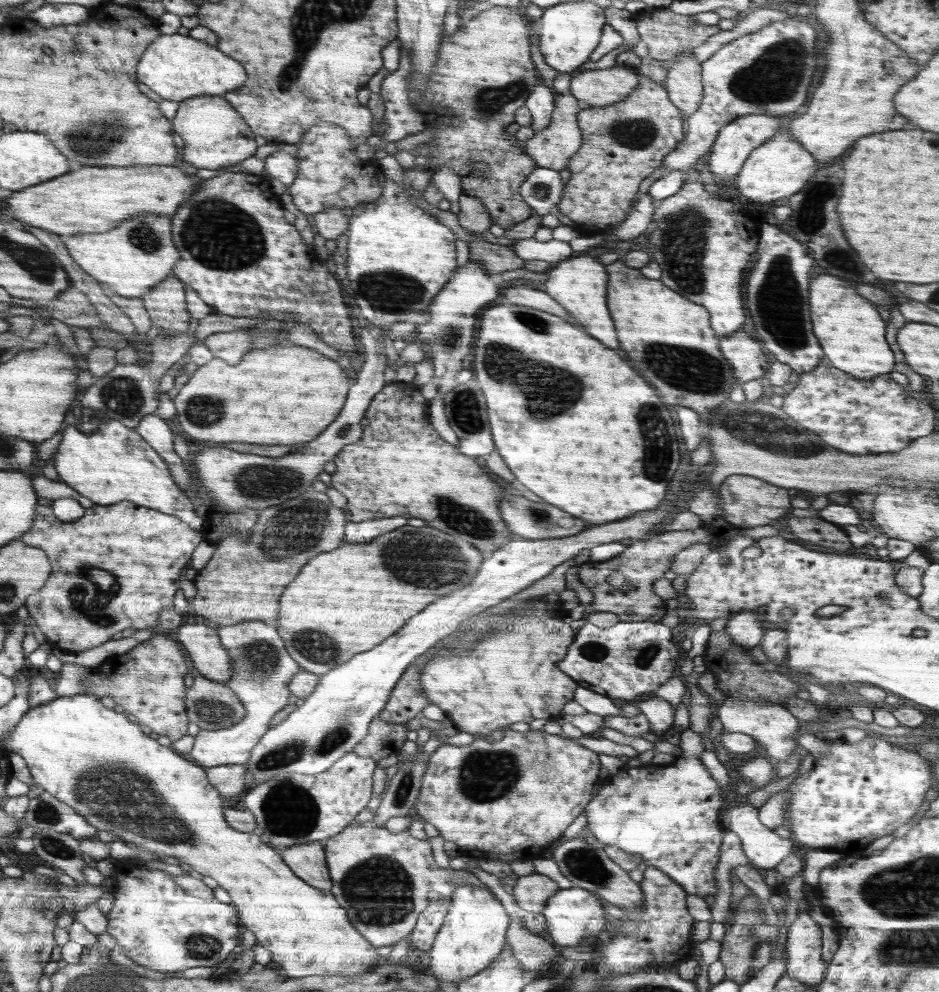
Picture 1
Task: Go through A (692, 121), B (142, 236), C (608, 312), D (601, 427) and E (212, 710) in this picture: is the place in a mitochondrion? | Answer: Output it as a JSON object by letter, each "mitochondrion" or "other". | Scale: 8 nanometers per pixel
{"A":"other","B":"mitochondrion","C":"other","D":"other","E":"mitochondrion"}

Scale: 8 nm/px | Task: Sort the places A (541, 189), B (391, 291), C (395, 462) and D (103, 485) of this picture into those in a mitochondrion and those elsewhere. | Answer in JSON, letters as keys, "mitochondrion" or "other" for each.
{"A":"other","B":"mitochondrion","C":"other","D":"other"}

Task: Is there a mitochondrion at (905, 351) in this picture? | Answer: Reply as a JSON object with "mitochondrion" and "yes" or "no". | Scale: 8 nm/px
{"mitochondrion":"no"}

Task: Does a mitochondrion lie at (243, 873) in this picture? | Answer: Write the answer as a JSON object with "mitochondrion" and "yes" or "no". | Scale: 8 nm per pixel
{"mitochondrion":"no"}

